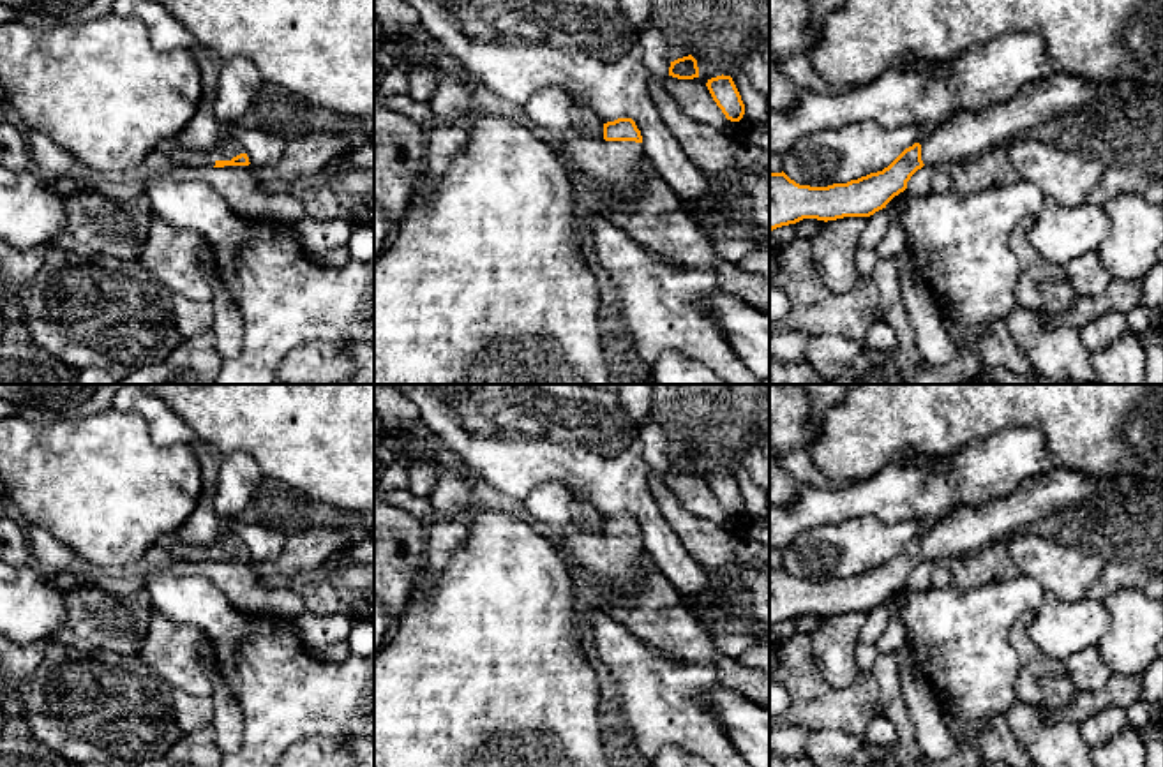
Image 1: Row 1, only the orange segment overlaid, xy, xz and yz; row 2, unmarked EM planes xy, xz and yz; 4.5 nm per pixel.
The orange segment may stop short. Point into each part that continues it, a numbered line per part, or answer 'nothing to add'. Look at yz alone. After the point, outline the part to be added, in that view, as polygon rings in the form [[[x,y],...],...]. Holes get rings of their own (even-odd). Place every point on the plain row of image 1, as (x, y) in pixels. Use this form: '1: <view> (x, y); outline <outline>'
1: yz (966, 529); outline [[[1052,467],[985,504],[958,506],[946,515],[925,518],[919,531],[921,555],[925,561],[946,562],[1008,541],[1025,525],[1069,506],[1092,503],[1105,494],[1122,497],[1158,487],[1163,483],[1144,481],[1131,474],[1092,478],[1064,467]]]

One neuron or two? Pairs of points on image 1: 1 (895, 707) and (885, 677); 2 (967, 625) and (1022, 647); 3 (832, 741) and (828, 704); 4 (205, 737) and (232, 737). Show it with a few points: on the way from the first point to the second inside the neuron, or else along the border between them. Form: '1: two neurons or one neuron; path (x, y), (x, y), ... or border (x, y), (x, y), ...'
1: one neuron; path (892, 700), (890, 685)
2: two neurons; border (1012, 626), (1010, 644), (1022, 667)
3: two neurons; border (809, 730), (840, 729), (862, 739)
4: two neurons; border (210, 725), (219, 748)

